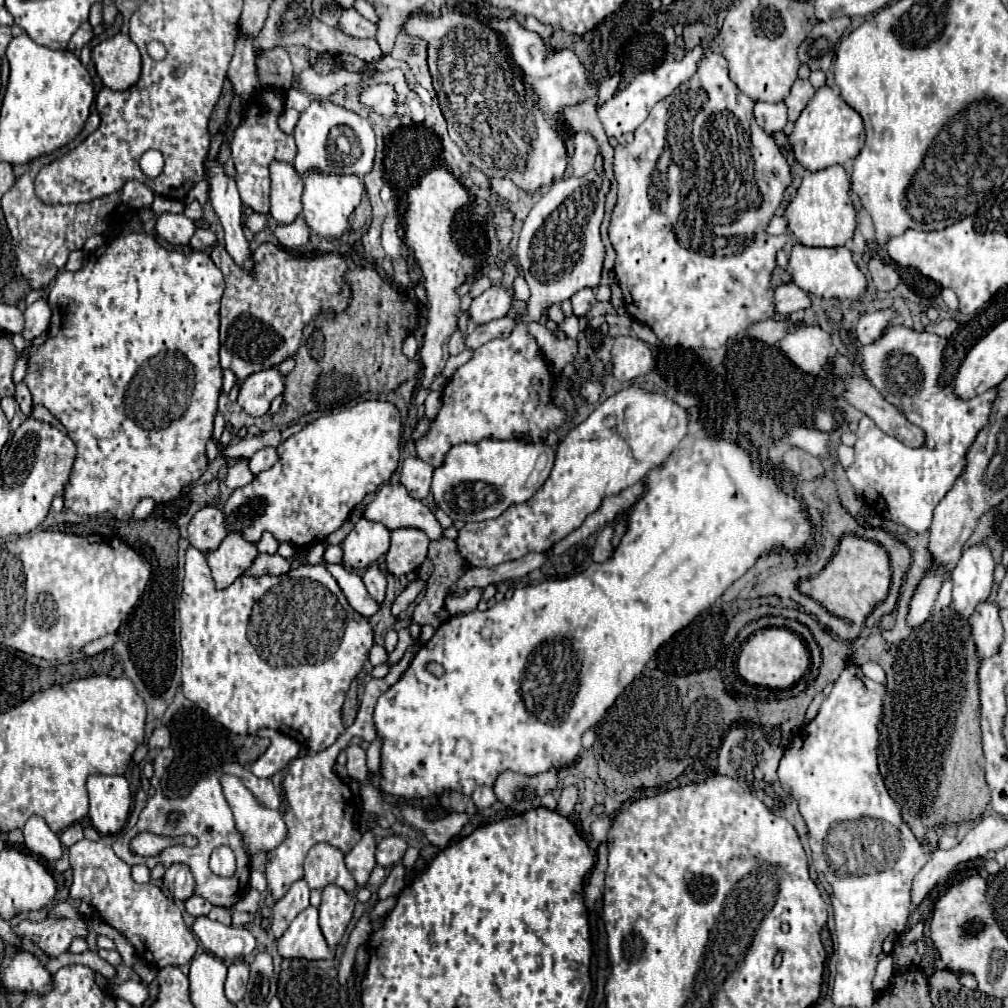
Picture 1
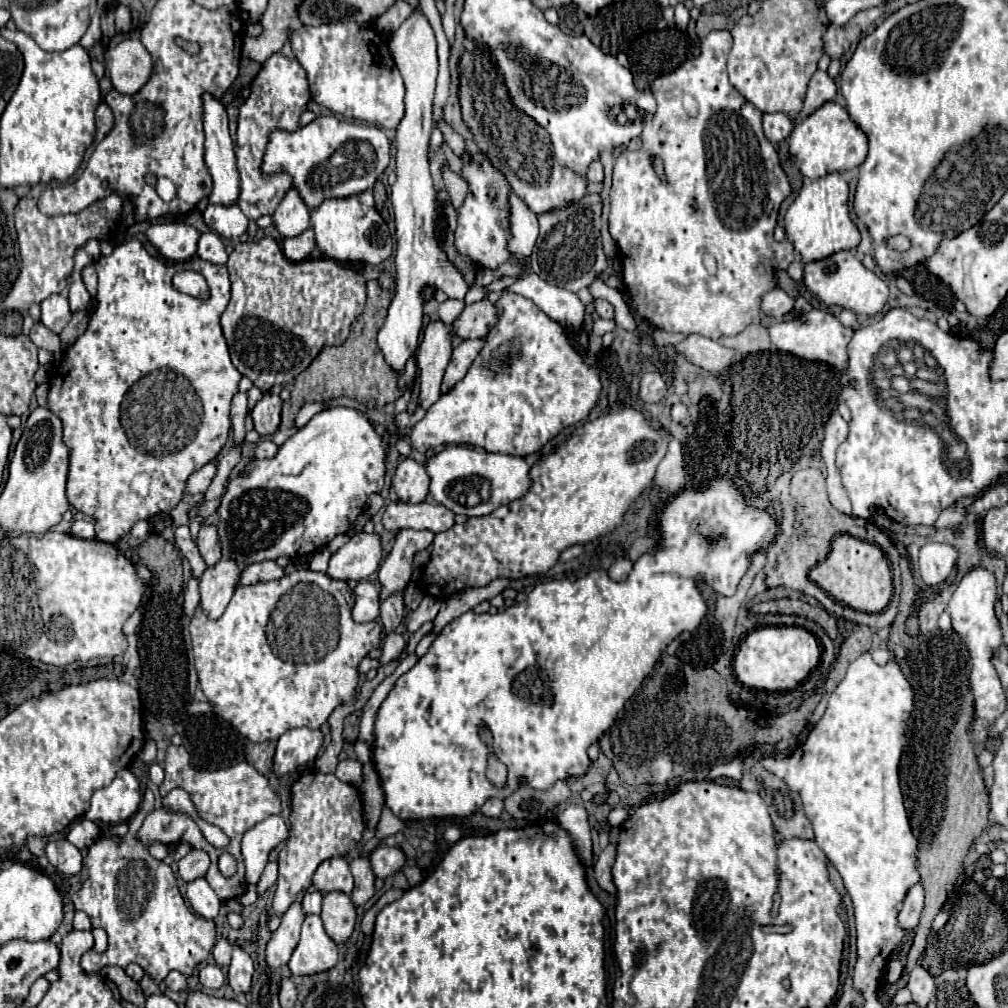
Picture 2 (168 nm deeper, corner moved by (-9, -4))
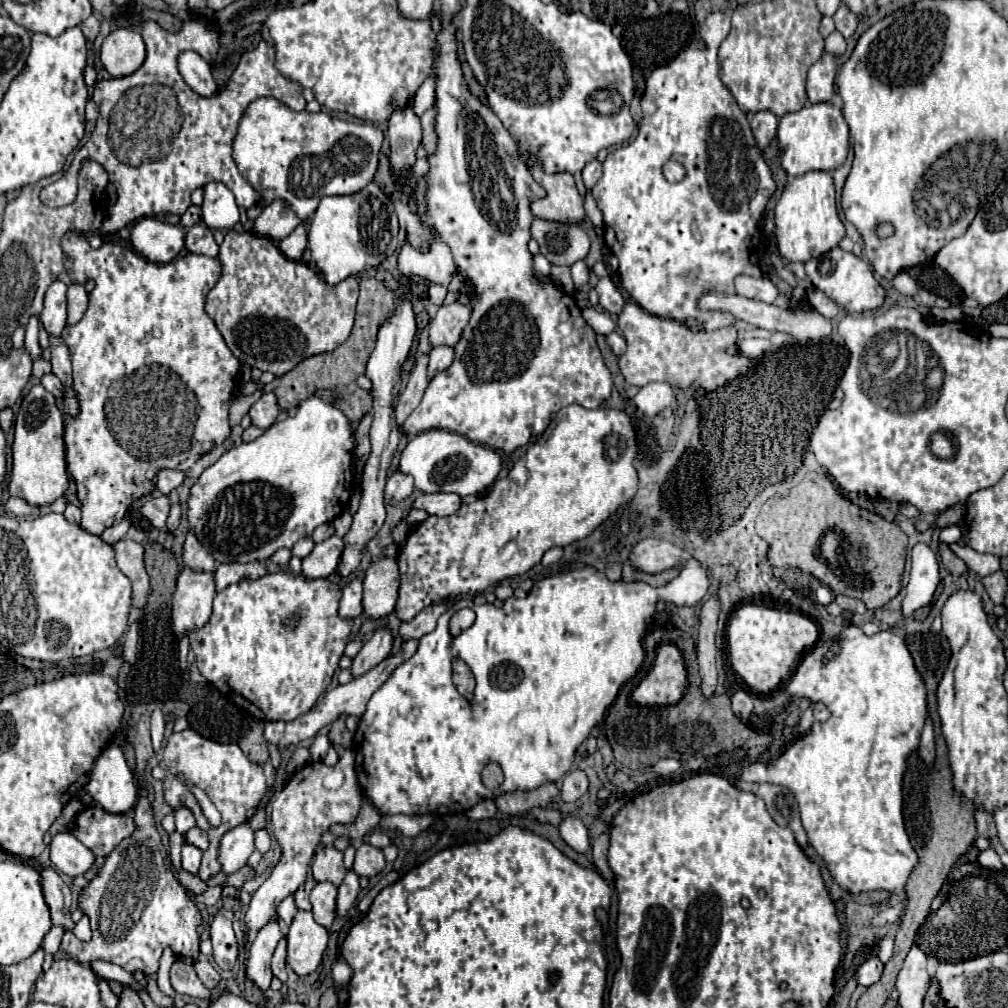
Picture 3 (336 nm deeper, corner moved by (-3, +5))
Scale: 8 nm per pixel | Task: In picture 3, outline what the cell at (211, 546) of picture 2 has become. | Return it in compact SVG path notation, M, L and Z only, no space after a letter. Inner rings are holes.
M188 532L184 542L184 564L196 572L214 572L216 568L214 558L200 546L192 532Z

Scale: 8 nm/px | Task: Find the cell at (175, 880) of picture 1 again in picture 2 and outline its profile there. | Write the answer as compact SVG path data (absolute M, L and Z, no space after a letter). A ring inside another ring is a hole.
M190 851L184 859L180 859L178 863L178 875L184 879L184 883L190 883L198 877L204 877L208 871L210 859L204 851Z

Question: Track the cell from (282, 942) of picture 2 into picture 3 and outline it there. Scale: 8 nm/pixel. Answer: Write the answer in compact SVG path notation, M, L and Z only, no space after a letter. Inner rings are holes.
M268 922L252 942L248 950L248 962L246 962L246 978L252 980L262 992L270 988L272 972L270 972L270 958L276 950L276 942L280 940L282 928L278 922Z

